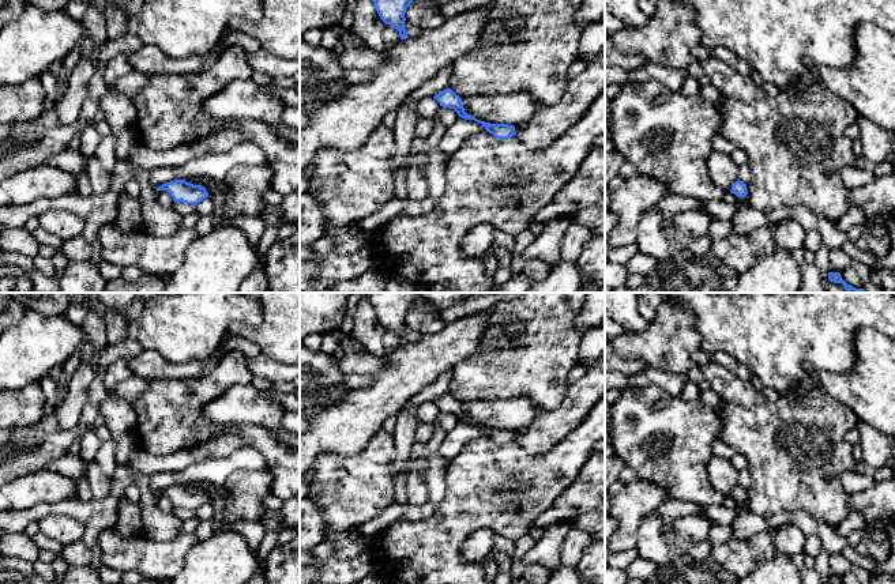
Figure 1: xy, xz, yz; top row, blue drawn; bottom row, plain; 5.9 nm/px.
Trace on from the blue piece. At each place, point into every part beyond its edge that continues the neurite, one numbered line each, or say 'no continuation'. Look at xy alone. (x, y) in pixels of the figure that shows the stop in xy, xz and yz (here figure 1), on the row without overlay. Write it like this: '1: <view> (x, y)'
no continuation

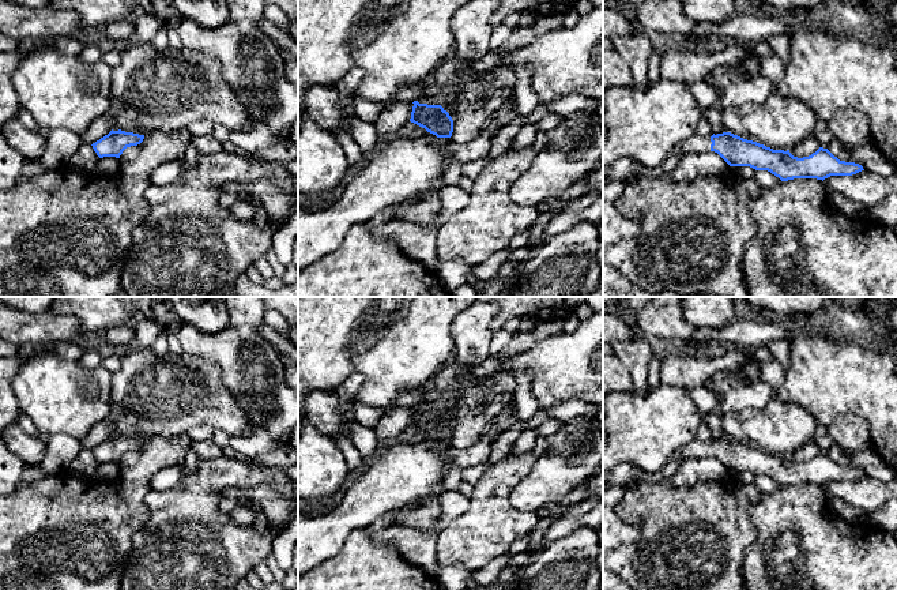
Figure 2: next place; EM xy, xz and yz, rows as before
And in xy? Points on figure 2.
no continuation

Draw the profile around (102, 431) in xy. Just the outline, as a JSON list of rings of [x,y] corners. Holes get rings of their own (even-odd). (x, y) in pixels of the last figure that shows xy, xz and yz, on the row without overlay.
[[[112,402],[112,410],[109,413],[109,416],[102,420],[101,422],[98,422],[91,431],[90,433],[80,440],[82,447],[84,450],[93,450],[97,446],[99,446],[101,443],[103,443],[105,440],[108,440],[113,431],[114,431],[114,425],[116,422],[124,416],[124,412],[121,409],[120,405]]]

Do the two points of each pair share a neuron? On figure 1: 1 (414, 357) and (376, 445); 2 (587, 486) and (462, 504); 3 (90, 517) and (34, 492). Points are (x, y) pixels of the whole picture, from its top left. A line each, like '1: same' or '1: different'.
1: different
2: different
3: different

